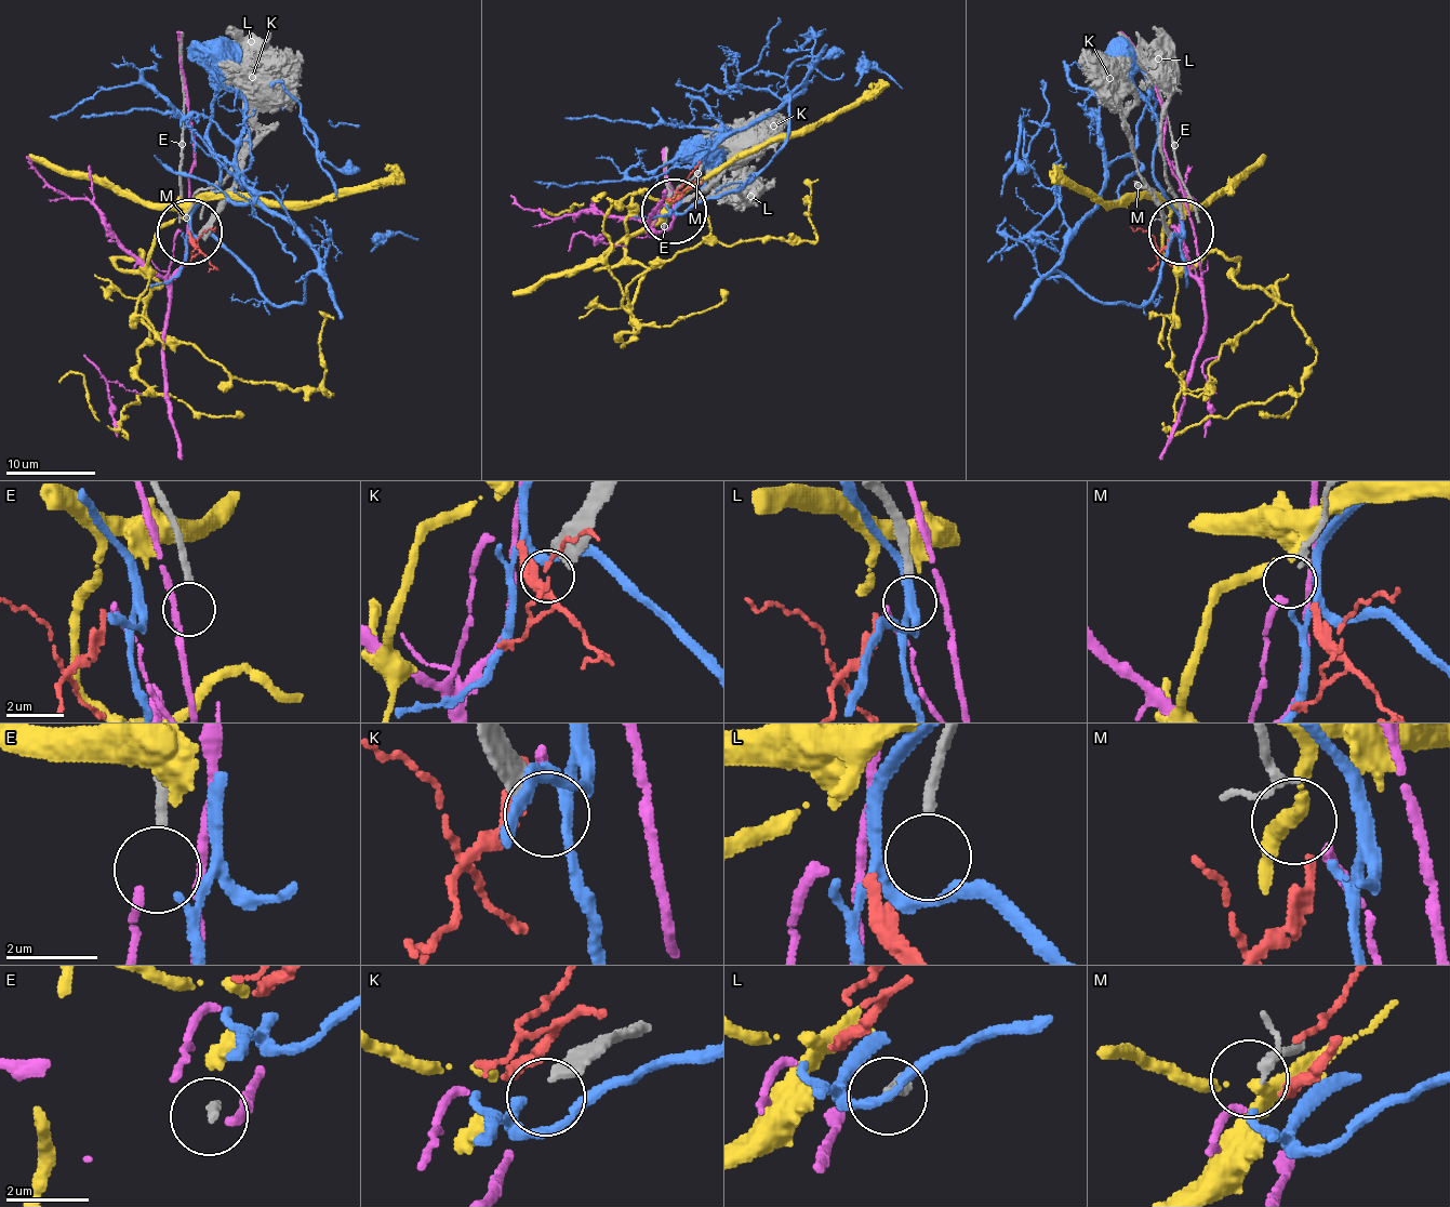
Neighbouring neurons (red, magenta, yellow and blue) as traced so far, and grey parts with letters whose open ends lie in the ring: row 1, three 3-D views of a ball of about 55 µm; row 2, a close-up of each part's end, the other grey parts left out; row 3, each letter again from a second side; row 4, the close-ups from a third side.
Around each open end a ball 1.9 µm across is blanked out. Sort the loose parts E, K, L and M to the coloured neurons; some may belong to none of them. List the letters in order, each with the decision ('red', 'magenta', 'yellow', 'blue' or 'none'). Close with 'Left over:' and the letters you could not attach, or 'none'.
E: none
K: none
L: none
M: magenta
Left over: E, K, L

